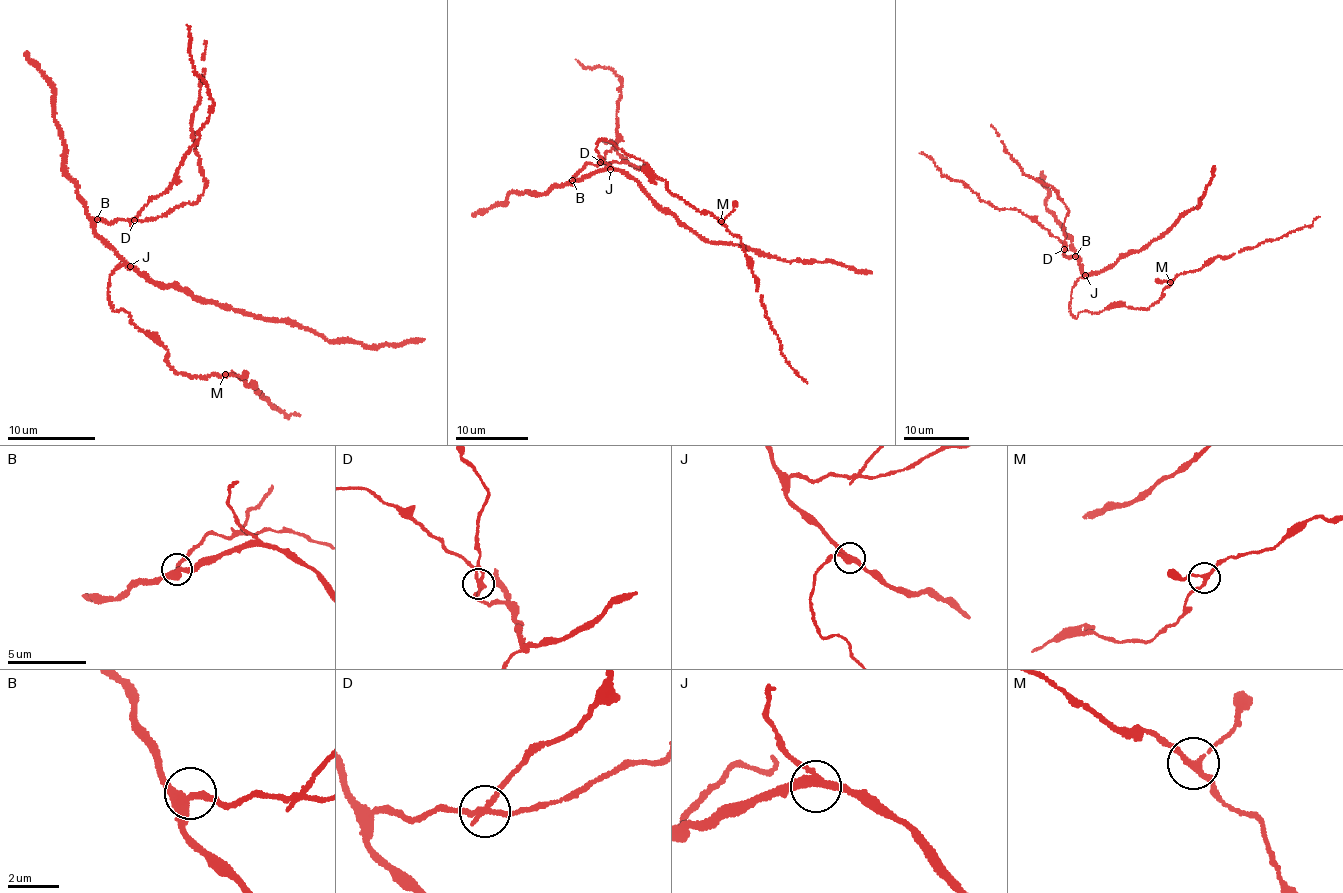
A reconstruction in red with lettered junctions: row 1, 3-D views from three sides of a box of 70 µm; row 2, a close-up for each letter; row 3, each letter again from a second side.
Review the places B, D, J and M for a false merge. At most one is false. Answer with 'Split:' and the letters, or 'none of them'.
Split: D

